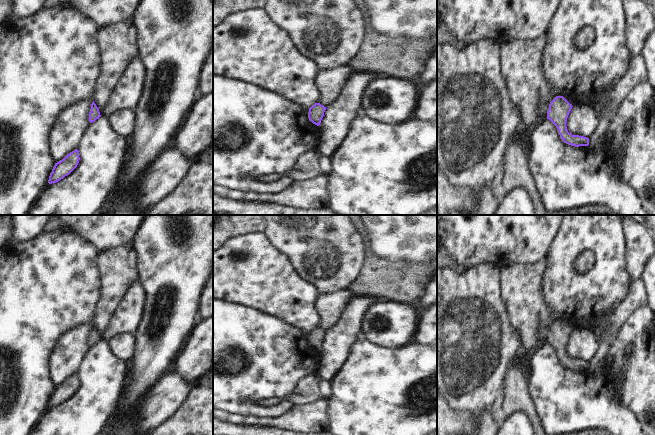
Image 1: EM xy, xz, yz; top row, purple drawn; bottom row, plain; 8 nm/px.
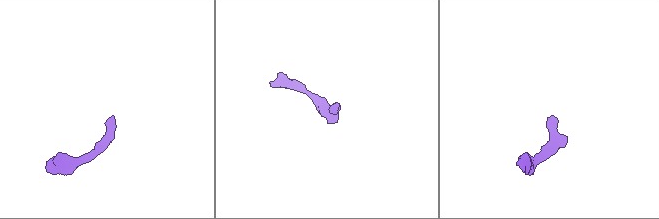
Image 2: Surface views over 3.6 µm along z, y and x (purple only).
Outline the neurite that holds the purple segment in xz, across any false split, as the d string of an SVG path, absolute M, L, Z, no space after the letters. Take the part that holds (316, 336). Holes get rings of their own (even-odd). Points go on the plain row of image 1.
M315 327L314 329L312 329L309 332L309 336L308 336L308 342L309 344L319 350L321 347L321 344L324 340L324 336L326 334L326 331L324 331L323 329L321 329L320 327Z

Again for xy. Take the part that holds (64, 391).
M77 373L67 378L62 384L55 387L50 397L48 407L56 407L69 399L77 391L79 384L80 381Z

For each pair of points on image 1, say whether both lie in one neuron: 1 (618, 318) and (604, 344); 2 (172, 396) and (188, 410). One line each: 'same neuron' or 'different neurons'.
1: different neurons
2: different neurons

